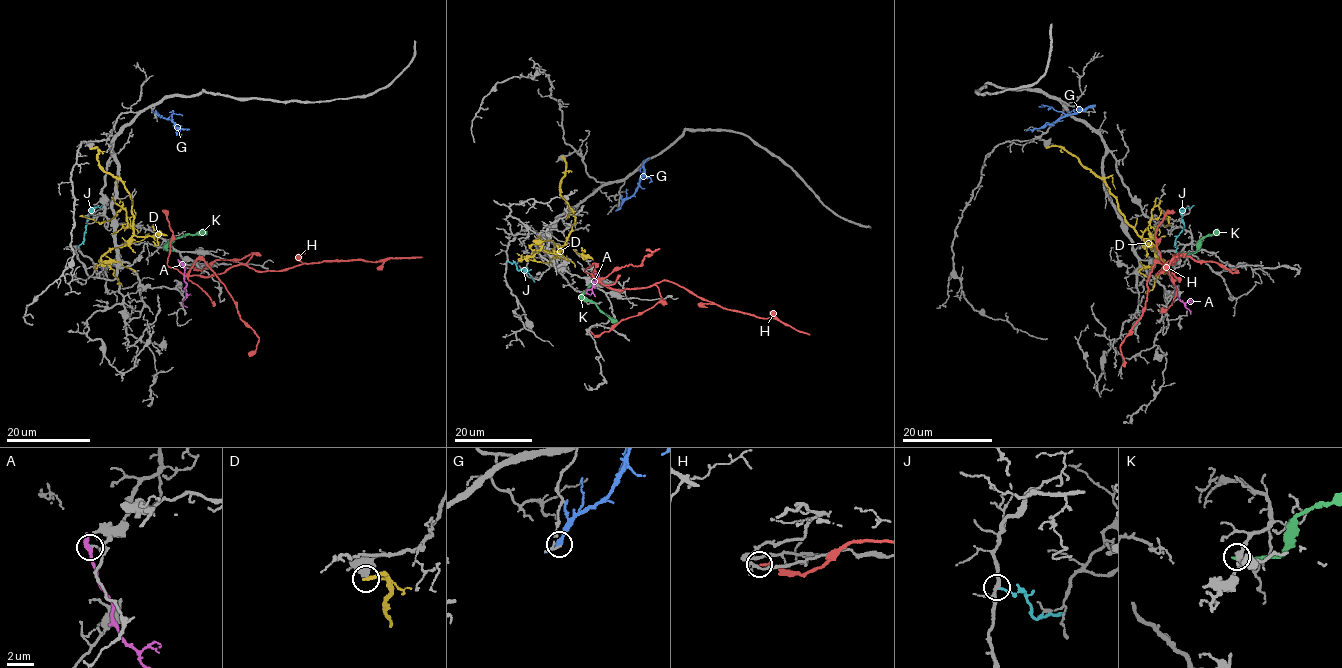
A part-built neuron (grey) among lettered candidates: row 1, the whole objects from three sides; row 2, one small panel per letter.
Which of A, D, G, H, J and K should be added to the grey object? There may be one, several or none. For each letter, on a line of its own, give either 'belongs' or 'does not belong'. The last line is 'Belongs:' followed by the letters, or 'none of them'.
A: does not belong
D: does not belong
G: does not belong
H: does not belong
J: does not belong
K: does not belong
Belongs: none of them

